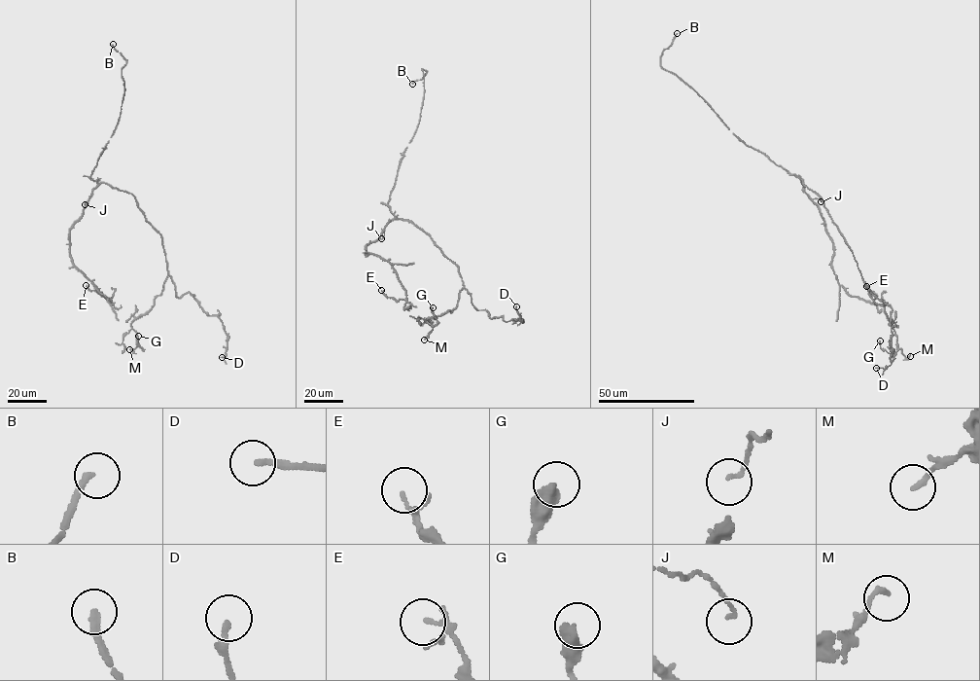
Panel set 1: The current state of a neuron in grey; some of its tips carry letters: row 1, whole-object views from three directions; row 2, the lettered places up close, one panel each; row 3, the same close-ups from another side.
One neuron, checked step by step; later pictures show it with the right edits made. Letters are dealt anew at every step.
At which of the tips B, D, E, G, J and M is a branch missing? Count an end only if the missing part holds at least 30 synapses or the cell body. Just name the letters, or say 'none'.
B

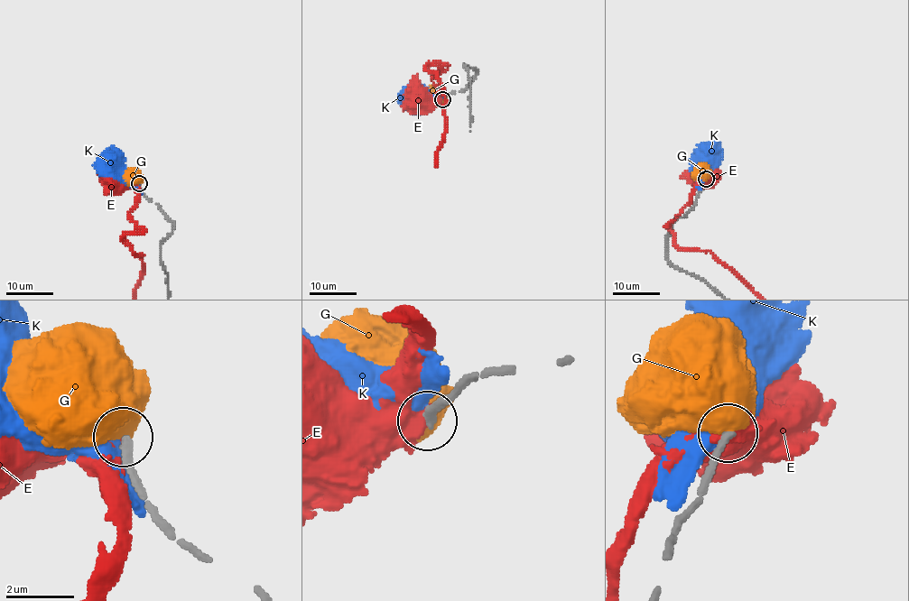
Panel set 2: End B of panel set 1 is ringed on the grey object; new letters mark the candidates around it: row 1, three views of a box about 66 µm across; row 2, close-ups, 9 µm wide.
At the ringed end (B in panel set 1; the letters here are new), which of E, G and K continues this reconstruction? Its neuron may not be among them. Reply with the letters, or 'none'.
G

